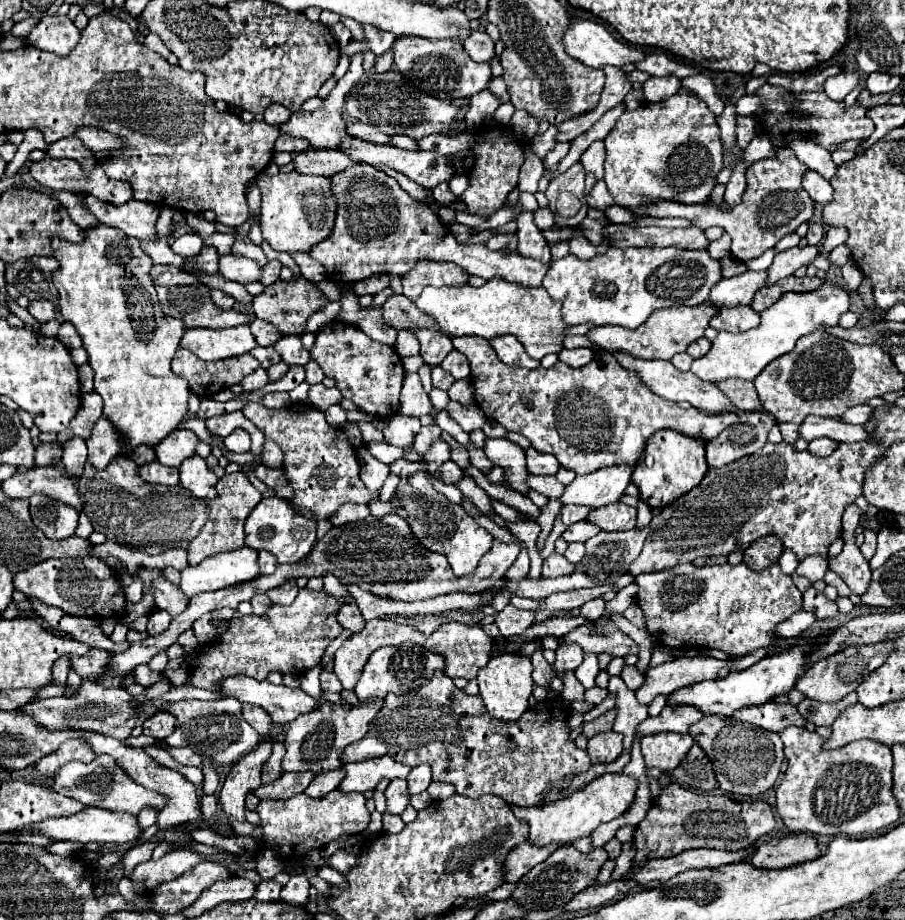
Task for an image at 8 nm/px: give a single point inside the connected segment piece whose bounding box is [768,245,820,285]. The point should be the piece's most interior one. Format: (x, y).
(785, 263)

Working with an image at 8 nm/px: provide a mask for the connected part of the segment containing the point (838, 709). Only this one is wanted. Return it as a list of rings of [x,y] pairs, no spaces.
[[[850,693],[850,695],[846,695],[844,699],[840,699],[836,703],[818,703],[818,701],[804,699],[798,705],[798,711],[802,713],[802,717],[806,721],[814,723],[816,727],[820,727],[820,725],[830,727],[834,723],[834,719],[838,719],[838,715],[842,715],[842,711],[846,711],[846,707],[850,707],[854,703],[858,703],[856,693]]]

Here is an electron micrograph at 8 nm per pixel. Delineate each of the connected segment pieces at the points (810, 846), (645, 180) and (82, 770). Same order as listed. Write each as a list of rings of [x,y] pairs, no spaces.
[[[806,833],[788,835],[780,839],[770,839],[758,847],[750,863],[758,869],[786,869],[798,863],[814,861],[820,857],[816,839]]]
[[[678,93],[658,103],[644,103],[636,111],[626,111],[604,145],[604,181],[616,205],[626,209],[640,207],[646,197],[704,203],[716,185],[716,175],[724,167],[724,149],[716,117],[700,97],[688,93]]]
[[[98,755],[92,763],[78,763],[78,761],[70,761],[64,767],[60,767],[58,773],[54,773],[50,787],[64,795],[64,797],[72,797],[84,805],[92,805],[92,807],[102,807],[108,811],[124,811],[124,813],[132,813],[138,815],[144,807],[152,805],[162,809],[164,807],[164,797],[134,783],[122,767],[116,765],[116,761],[108,755]]]

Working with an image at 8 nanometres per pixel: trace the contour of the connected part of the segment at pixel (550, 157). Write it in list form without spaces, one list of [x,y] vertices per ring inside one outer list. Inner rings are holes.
[[[558,143],[558,147],[552,147],[552,149],[546,153],[546,157],[542,159],[542,161],[544,161],[544,169],[550,167],[550,171],[552,171],[552,169],[556,171],[558,163],[568,155],[568,149],[570,149],[570,143]]]

